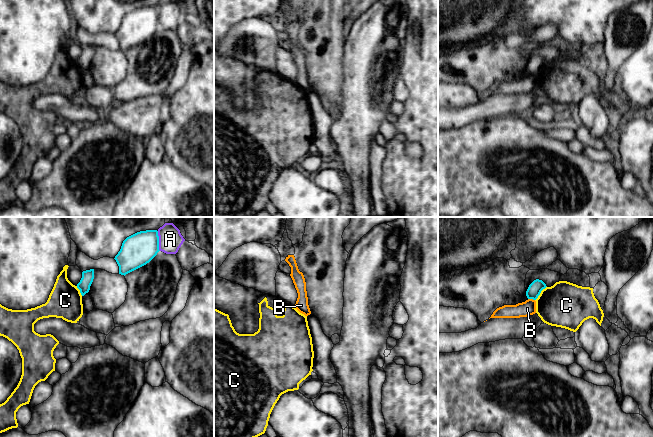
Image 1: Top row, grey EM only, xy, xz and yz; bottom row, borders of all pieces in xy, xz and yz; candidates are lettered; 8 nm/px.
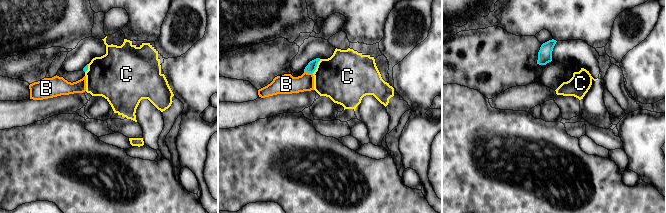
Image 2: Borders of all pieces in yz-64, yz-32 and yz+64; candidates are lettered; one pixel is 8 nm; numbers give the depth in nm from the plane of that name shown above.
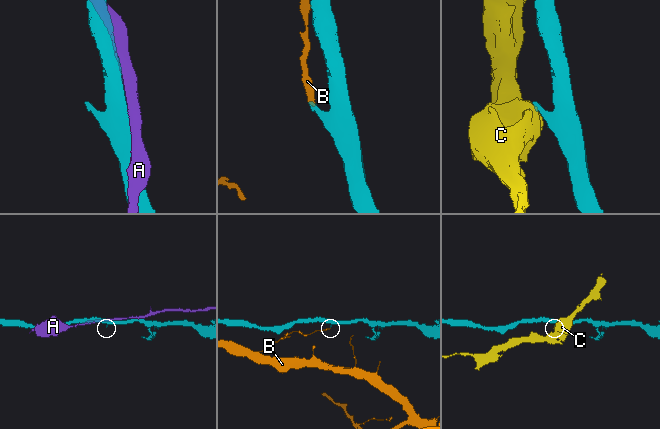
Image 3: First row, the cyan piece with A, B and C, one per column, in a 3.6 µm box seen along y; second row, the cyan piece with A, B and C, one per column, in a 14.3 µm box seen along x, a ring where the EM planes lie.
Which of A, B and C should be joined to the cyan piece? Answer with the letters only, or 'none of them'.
none of them

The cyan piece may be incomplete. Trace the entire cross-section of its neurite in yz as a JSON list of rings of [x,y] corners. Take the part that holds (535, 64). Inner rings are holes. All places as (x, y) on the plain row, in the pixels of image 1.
[[[539,55],[534,56],[528,63],[526,67],[526,72],[528,75],[536,76],[540,71],[541,67],[545,65],[547,62],[546,60]]]

